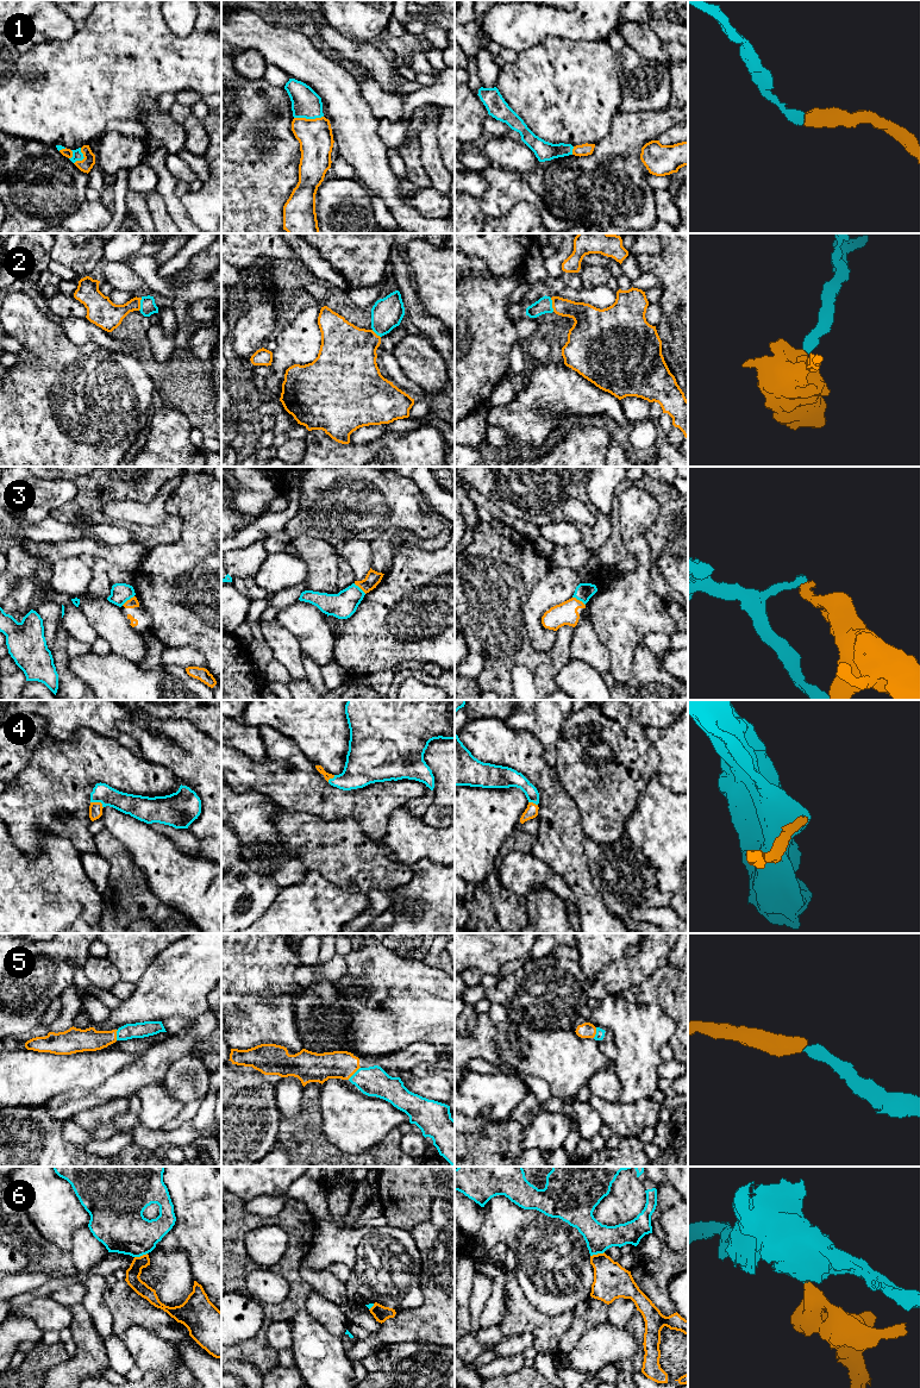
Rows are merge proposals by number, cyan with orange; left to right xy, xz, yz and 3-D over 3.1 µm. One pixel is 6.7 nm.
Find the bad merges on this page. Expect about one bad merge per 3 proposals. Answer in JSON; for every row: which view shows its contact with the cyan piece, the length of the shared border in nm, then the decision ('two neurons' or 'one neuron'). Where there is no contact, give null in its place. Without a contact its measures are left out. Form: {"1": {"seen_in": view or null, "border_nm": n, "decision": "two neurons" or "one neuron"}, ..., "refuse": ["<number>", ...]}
{"1": {"seen_in": "xz", "border_nm": 200, "decision": "one neuron"}, "2": {"seen_in": "yz", "border_nm": 100, "decision": "one neuron"}, "3": {"seen_in": "yz", "border_nm": 110, "decision": "two neurons"}, "4": {"seen_in": "xy", "border_nm": 100, "decision": "one neuron"}, "5": {"seen_in": "xz", "border_nm": 120, "decision": "one neuron"}, "6": {"seen_in": "yz", "border_nm": 100, "decision": "two neurons"}, "refuse": ["3", "6"]}

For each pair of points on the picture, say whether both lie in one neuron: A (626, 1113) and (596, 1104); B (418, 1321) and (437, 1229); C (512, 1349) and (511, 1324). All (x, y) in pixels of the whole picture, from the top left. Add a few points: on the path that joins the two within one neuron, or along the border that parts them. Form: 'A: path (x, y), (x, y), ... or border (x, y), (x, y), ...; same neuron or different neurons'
A: path (619, 1113), (612, 1113), (604, 1108); same neuron
B: path (437, 1299), (437, 1251); same neuron
C: border (505, 1336), (531, 1333), (534, 1337); different neurons

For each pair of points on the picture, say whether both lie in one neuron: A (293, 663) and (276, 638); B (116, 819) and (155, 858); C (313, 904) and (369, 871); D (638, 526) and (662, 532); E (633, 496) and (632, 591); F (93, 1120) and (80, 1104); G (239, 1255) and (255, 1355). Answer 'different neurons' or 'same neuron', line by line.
A: same neuron
B: same neuron
C: different neurons
D: different neurons
E: same neuron
F: different neurons
G: same neuron

